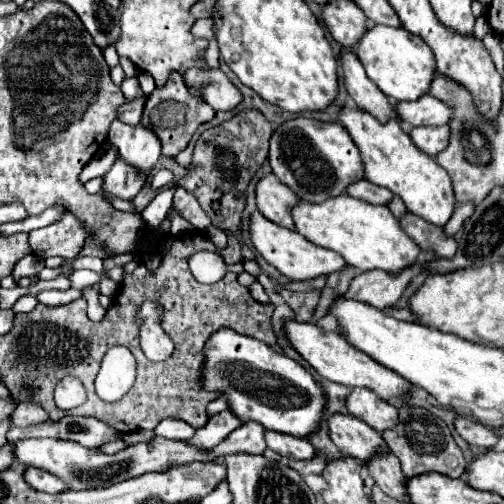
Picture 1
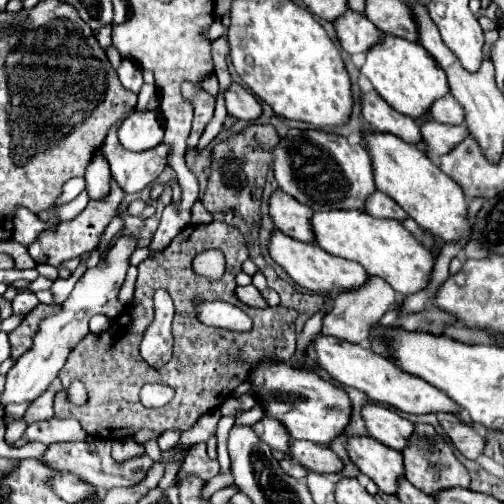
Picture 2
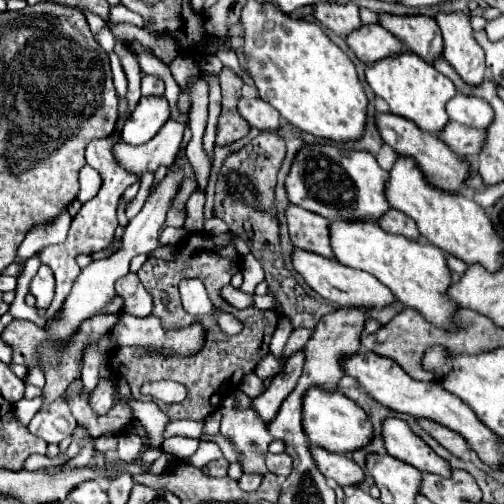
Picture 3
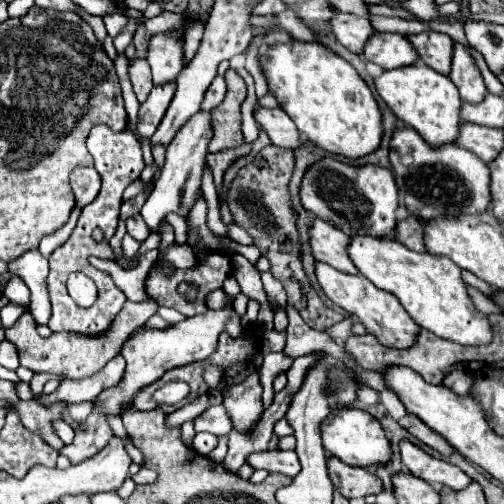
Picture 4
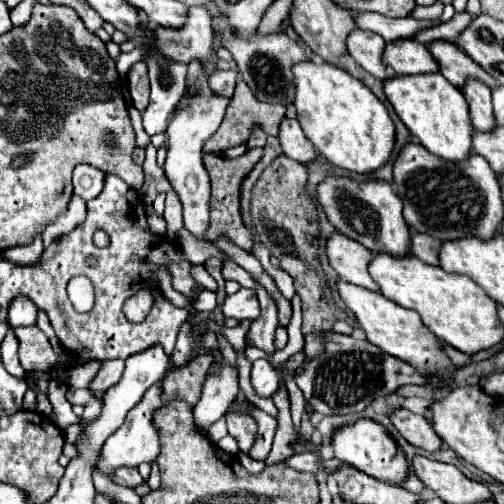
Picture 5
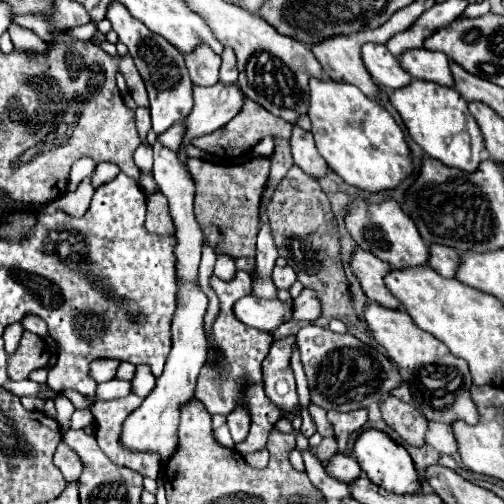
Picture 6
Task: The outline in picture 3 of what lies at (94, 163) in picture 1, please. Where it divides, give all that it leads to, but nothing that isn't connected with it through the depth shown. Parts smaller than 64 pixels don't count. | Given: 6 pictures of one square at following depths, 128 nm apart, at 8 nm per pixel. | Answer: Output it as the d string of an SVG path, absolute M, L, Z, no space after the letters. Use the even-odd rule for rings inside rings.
M60 212L56 218L32 226L26 232L24 242L18 248L16 260L18 262L24 262L24 260L32 258L36 252L40 252L42 248L46 248L50 244L64 242L66 240L66 234L68 234L68 228L70 228L70 222L72 222L70 214L68 212Z

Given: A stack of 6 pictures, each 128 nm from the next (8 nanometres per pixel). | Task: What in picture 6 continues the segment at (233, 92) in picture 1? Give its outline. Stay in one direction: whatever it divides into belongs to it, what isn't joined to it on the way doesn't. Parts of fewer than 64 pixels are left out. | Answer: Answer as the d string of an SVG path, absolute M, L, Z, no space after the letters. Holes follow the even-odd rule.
M294 126L292 136L290 136L290 148L294 156L294 164L300 166L308 176L312 178L322 178L328 170L326 160L318 154L314 146L314 138L310 132Z

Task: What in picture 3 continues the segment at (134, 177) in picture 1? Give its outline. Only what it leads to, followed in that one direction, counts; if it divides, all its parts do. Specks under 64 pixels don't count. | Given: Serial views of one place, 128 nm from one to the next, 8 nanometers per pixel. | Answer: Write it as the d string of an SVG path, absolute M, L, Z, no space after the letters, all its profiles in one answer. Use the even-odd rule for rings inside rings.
M168 120L156 136L146 144L130 146L122 140L116 140L114 142L116 162L122 168L128 168L128 172L136 172L138 178L142 178L146 172L154 174L160 166L170 168L180 150L182 132L184 132L182 124Z

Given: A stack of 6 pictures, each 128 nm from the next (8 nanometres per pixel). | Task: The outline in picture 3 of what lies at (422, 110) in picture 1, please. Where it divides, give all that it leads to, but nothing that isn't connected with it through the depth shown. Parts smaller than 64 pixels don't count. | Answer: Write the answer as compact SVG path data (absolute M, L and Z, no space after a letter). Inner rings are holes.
M460 92L452 100L448 100L446 112L450 120L472 128L488 128L488 124L494 118L492 108L484 100L478 100L474 96L464 96Z

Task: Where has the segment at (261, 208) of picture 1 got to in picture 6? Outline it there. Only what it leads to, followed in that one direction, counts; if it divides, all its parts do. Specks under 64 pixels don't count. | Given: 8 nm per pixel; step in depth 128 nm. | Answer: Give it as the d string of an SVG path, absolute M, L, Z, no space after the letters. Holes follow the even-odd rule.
M354 248L350 256L350 270L358 278L364 294L386 308L400 308L400 302L388 292L388 288L382 282L384 272L390 270L390 264L376 258L372 252L366 252L362 248Z

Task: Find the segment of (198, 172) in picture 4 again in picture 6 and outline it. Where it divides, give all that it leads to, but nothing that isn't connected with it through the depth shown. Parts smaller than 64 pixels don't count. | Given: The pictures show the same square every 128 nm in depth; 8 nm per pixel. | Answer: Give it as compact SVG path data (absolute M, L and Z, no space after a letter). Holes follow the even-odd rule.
M218 82L208 88L194 86L192 96L194 96L194 108L184 118L186 134L178 148L180 164L184 168L188 164L186 146L190 146L196 138L222 128L242 108L242 94L240 94L238 84L220 84Z

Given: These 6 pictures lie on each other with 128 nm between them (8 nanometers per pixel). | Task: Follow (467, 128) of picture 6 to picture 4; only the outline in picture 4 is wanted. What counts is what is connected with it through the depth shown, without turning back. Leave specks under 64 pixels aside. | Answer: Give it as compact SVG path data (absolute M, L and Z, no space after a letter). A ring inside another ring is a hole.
M412 64L394 70L384 70L380 78L374 78L374 86L380 98L396 114L396 118L410 128L416 128L416 132L420 132L430 146L438 148L456 140L460 128L458 110L462 102L458 88L452 84L448 76L438 74L426 64Z

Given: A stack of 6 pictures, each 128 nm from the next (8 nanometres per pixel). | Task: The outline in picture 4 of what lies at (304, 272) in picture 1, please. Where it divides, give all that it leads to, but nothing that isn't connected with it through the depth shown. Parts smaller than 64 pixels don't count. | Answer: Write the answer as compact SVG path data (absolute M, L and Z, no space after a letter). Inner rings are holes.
M314 262L316 278L322 288L322 292L340 308L344 308L348 314L356 316L370 334L374 334L384 346L390 348L410 348L414 344L414 338L418 334L416 322L408 316L408 312L402 308L398 298L386 290L376 288L368 278L360 274L346 274L340 272L324 262Z

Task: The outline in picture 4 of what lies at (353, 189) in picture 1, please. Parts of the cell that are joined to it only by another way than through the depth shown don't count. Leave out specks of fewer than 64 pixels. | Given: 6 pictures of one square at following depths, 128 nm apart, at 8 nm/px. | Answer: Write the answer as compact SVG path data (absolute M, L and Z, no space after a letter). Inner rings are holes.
M408 216L404 220L398 220L394 238L398 242L402 242L404 246L408 246L410 250L416 250L416 252L424 252L426 250L424 248L424 240L422 240L422 226L416 220L416 216Z

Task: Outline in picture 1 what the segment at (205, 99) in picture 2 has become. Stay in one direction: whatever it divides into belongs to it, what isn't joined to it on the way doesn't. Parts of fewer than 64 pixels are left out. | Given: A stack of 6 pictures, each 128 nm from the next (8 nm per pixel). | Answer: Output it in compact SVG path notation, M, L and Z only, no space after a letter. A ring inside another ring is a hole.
M174 72L164 88L156 88L148 98L146 98L146 104L144 104L144 112L142 112L142 126L156 132L158 140L162 142L162 156L166 158L176 158L178 152L182 152L186 148L186 144L190 142L192 134L196 132L196 128L202 124L202 122L208 122L210 118L214 116L214 110L200 98L196 96L190 96L188 90L184 90L184 82L182 78Z

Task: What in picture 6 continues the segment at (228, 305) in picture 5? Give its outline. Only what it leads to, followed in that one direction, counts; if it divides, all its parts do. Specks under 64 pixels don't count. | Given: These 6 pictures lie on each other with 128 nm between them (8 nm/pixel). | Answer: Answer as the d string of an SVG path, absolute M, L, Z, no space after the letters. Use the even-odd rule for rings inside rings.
M244 296L234 304L234 314L246 326L272 332L282 324L286 306L284 304L268 304L266 300L260 300L254 296Z

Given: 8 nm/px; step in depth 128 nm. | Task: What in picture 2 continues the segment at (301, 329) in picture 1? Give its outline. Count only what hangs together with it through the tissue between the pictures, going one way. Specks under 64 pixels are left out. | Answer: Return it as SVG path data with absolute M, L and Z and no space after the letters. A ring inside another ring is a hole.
M324 334L312 340L312 348L316 352L320 368L324 368L338 384L362 390L372 402L386 404L408 414L426 414L426 412L456 414L458 412L458 406L440 390L426 384L422 378L402 372L398 366L394 366L384 356L372 352L370 348L364 348L360 344L348 344L344 340L336 340L334 336L324 336Z

